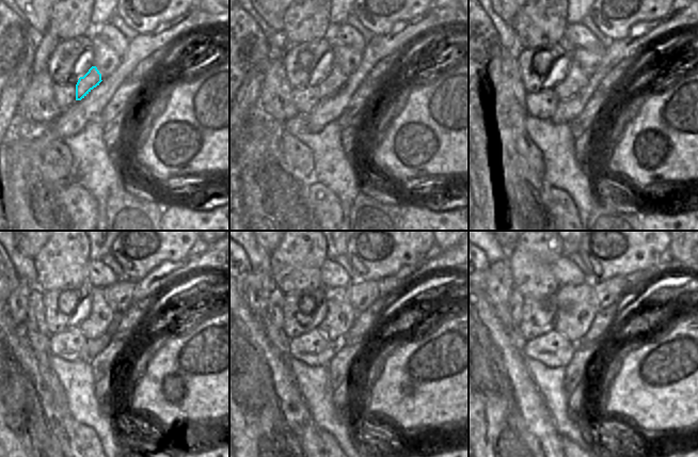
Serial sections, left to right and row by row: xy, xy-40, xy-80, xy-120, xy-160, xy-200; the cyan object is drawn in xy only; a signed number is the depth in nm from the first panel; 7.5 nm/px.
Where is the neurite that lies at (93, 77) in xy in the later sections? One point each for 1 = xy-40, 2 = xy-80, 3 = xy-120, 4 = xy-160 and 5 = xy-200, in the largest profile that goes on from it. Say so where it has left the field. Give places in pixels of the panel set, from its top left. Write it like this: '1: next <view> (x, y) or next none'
1: next xy-40 (336, 78)
2: next xy-80 (575, 79)
3: next xy-120 (100, 316)
4: next xy-160 (340, 315)
5: next xy-200 (574, 310)

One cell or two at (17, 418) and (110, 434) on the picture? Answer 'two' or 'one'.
two

